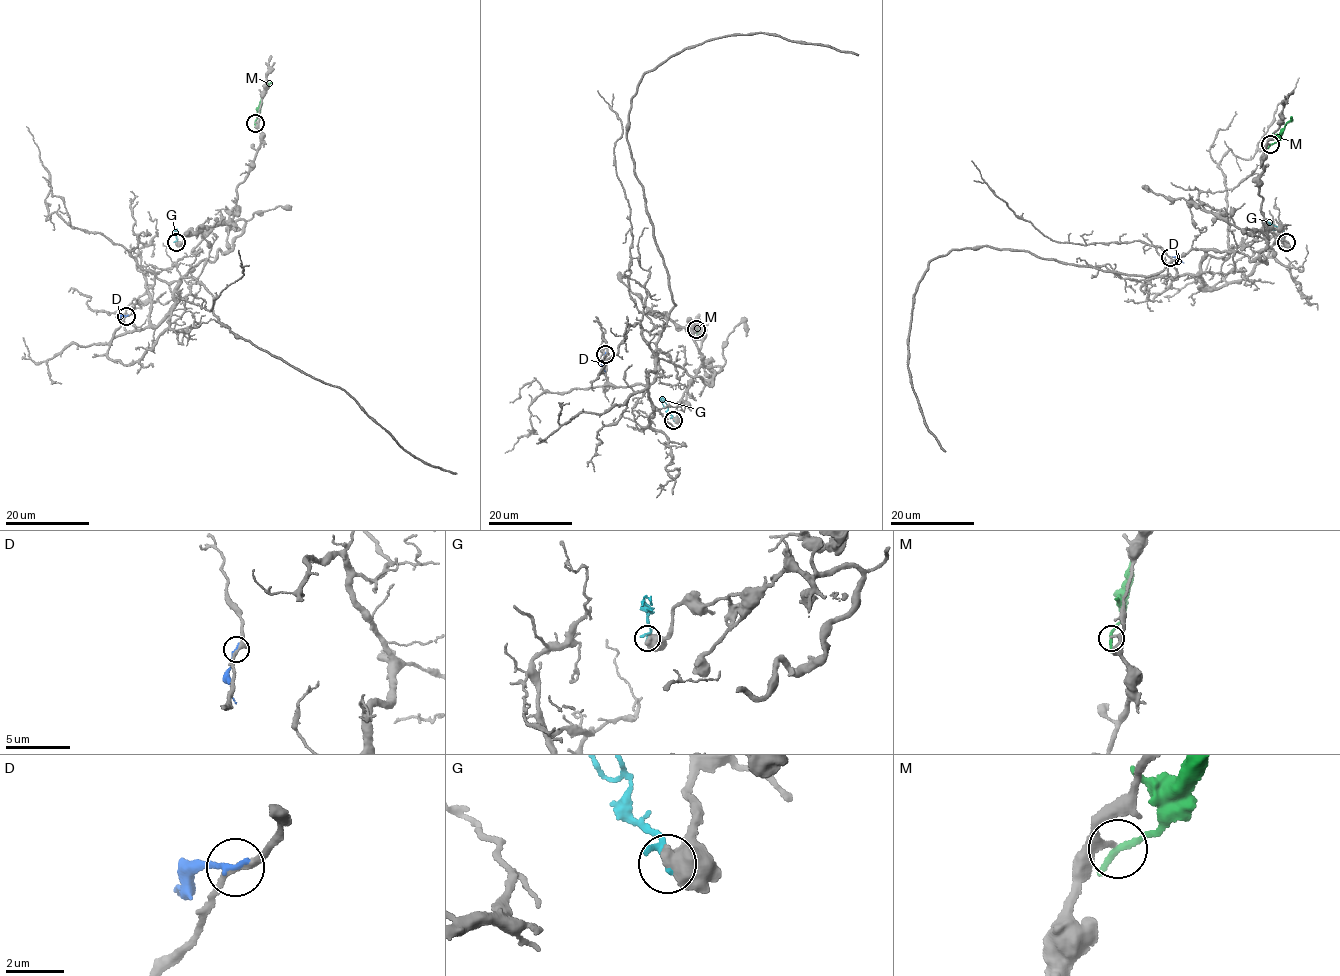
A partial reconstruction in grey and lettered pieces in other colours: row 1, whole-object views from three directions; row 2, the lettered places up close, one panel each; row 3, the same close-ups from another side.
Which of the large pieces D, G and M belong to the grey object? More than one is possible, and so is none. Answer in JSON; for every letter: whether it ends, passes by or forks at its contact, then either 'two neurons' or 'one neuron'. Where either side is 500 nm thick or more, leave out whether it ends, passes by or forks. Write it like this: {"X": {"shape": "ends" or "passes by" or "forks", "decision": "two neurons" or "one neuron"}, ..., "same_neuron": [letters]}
{"D": {"shape": "ends", "decision": "two neurons"}, "G": {"decision": "two neurons"}, "M": {"shape": "ends", "decision": "two neurons"}, "same_neuron": []}

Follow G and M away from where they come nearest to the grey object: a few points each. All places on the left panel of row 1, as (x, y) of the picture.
G: (176, 242), (174, 230), (177, 228)
M: (255, 122), (264, 89), (272, 82)

